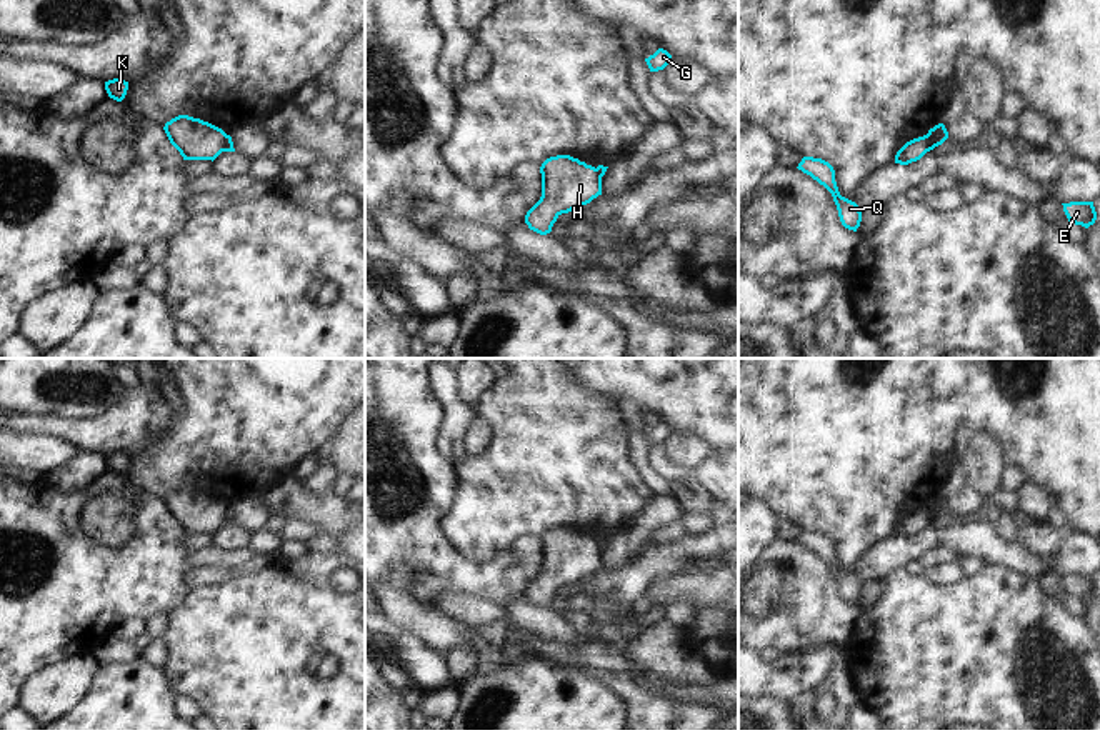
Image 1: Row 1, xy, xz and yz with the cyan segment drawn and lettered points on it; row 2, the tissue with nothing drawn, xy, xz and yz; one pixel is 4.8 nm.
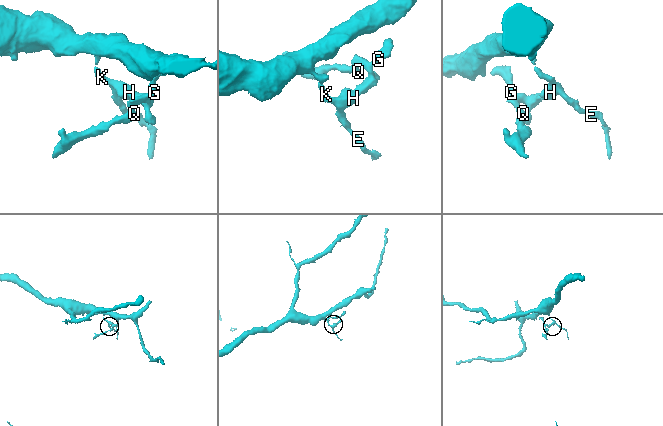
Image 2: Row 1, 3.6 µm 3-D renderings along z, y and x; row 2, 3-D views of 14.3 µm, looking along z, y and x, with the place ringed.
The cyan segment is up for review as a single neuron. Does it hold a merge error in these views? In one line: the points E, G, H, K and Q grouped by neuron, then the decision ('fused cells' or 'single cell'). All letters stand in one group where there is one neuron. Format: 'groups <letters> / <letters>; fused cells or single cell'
groups E H K / G Q; fused cells

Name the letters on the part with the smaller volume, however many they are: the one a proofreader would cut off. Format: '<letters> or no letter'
G, Q

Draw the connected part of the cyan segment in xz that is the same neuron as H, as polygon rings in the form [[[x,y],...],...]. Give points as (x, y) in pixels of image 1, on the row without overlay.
[[[570,528],[547,532],[542,540],[542,570],[527,585],[530,603],[547,608],[562,587],[582,582],[602,568],[598,543]]]

